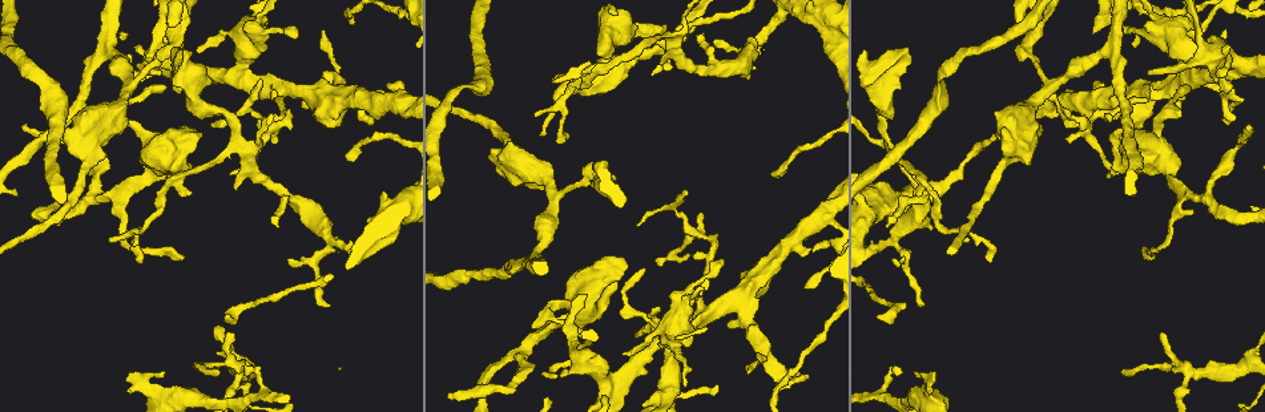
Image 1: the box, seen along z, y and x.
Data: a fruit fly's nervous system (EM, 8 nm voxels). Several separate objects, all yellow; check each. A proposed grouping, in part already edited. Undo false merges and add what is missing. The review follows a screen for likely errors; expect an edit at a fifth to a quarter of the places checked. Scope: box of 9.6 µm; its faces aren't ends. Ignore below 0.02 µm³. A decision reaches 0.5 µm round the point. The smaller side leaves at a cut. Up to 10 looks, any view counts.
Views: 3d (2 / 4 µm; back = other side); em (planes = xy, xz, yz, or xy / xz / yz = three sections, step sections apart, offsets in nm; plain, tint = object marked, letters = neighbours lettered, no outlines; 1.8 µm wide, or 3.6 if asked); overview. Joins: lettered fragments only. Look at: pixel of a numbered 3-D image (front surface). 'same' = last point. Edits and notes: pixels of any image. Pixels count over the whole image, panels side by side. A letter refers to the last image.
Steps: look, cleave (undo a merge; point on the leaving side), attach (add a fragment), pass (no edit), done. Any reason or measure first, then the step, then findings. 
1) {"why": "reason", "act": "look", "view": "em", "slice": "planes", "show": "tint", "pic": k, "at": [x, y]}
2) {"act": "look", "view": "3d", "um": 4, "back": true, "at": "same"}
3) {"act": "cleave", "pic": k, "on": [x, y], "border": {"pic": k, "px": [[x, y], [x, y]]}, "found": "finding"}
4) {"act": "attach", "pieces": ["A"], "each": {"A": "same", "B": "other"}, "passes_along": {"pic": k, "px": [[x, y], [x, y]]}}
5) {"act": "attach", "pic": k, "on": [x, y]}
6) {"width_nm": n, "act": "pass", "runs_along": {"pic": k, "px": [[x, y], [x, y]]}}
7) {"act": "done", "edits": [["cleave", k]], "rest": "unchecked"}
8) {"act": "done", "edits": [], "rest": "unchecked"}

{"why": "long arm stops here", "act": "look", "view": "em", "slice": "planes", "show": "plain", "pic": 1, "at": [451, 396]}

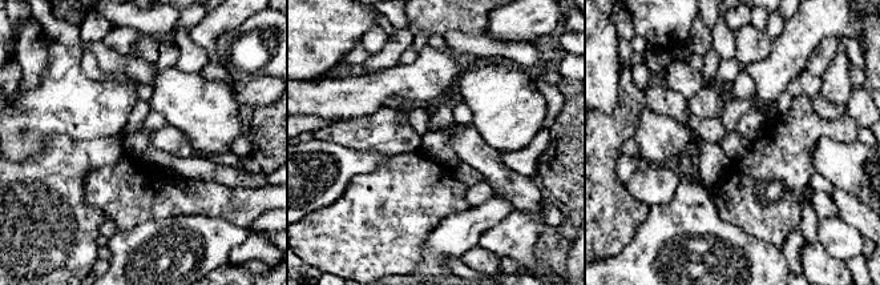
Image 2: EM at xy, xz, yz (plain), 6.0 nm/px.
{"act": "look", "view": "em", "slice": "planes", "show": "letters", "at": "same"}

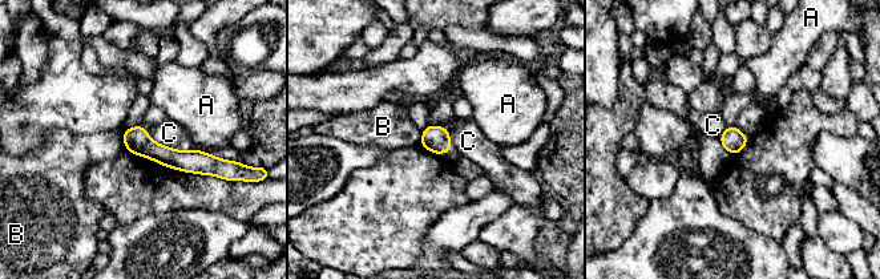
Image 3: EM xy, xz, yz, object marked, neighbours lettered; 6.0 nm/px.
{"width_nm": 150, "act": "pass", "each": {"A": "other", "B": "other", "C": "other"}, "border": {"pic": 3, "px": [[144, 128], [160, 144], [194, 149]]}, "found": "none of them fits"}

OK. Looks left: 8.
{"why": "branch stops here", "act": "look", "view": "3d", "um": 4, "back": true, "pic": 1, "at": [304, 107]}

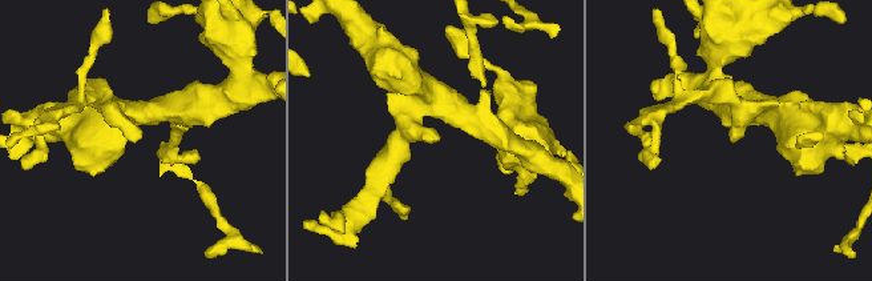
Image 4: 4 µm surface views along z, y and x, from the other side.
{"act": "look", "view": "em", "slice": "planes", "show": "letters", "pic": 4, "at": [436, 141]}

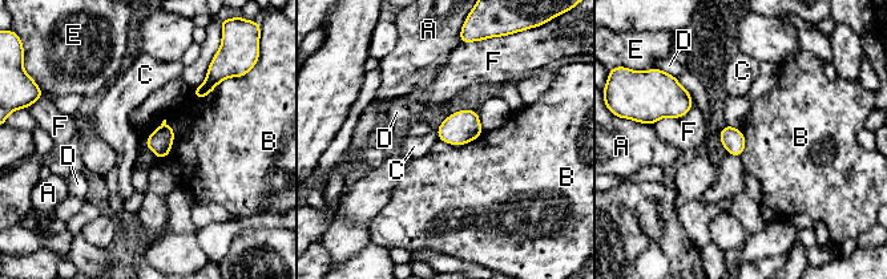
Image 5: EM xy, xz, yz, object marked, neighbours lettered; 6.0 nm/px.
{"longest_contact_nm": ["F", 280], "act": "pass", "each": {"A": "other", "B": "other", "C": "other", "D": "other", "E": "other", "F": "other"}, "border": {"pic": 5, "px": [[165, 118], [145, 141], [157, 158]]}, "found": "none of them fits"}

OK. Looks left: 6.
{"why": "free end", "act": "look", "view": "em", "slice": "planes", "show": "plain", "pic": 1, "at": [659, 309]}

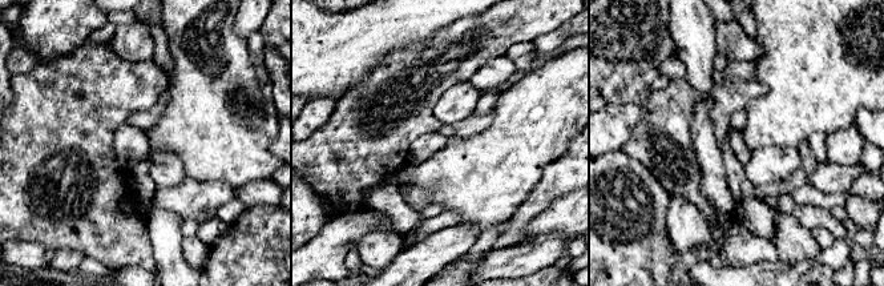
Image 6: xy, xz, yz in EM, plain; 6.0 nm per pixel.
{"act": "look", "view": "em", "slice": "planes", "show": "letters", "at": "same"}

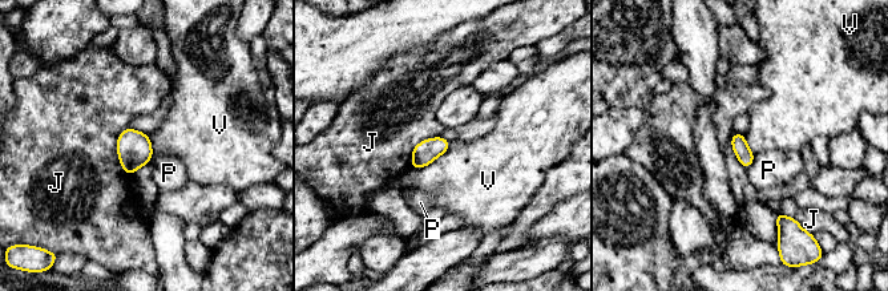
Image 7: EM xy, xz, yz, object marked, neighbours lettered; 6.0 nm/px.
{"act": "pass", "each": {"J": "other", "P": "other", "V": "other"}, "border": {"pic": 7, "px": [[451, 142], [427, 165], [411, 168]]}, "found": "none of them fits"}

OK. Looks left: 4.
{"why": "tapers out", "act": "look", "view": "3d", "um": 2, "back": true, "pic": 1, "at": [163, 371]}

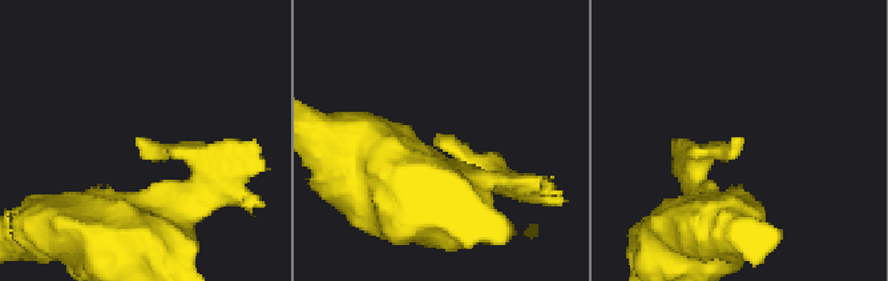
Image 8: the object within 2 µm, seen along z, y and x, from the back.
{"why": "now the EM", "act": "look", "view": "em", "slice": "planes", "show": "letters", "pic": 8, "at": [735, 140]}

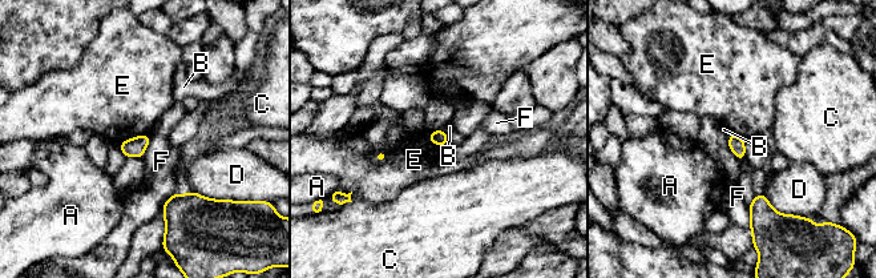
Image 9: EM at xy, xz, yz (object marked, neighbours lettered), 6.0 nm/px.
{"act": "pass", "each": {"A": "other", "B": "other", "C": "other", "D": "other", "E": "other", "F": "other"}, "border": {"pic": 9, "px": [[149, 132], [117, 144]]}, "found": "no lettered fragment goes on from it"}

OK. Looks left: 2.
{"act": "done", "edits": [], "rest": "unchecked"}

